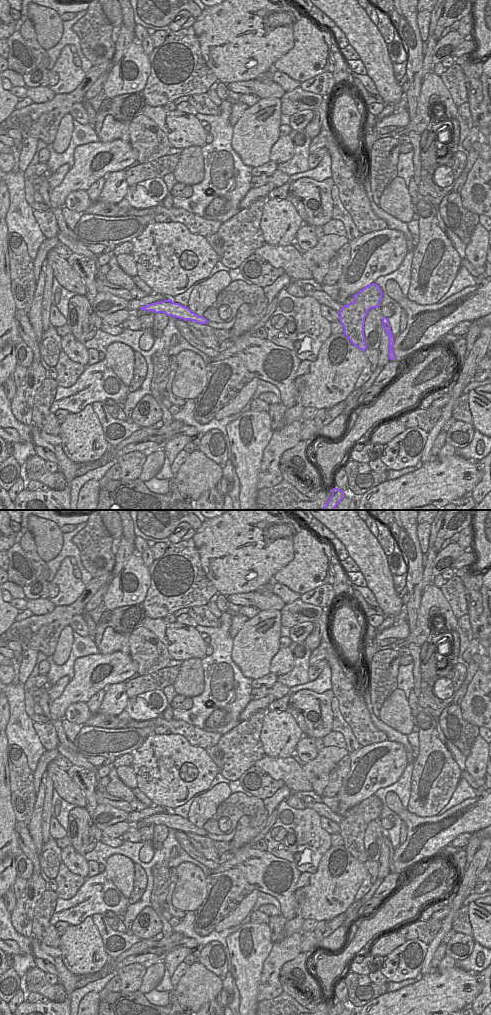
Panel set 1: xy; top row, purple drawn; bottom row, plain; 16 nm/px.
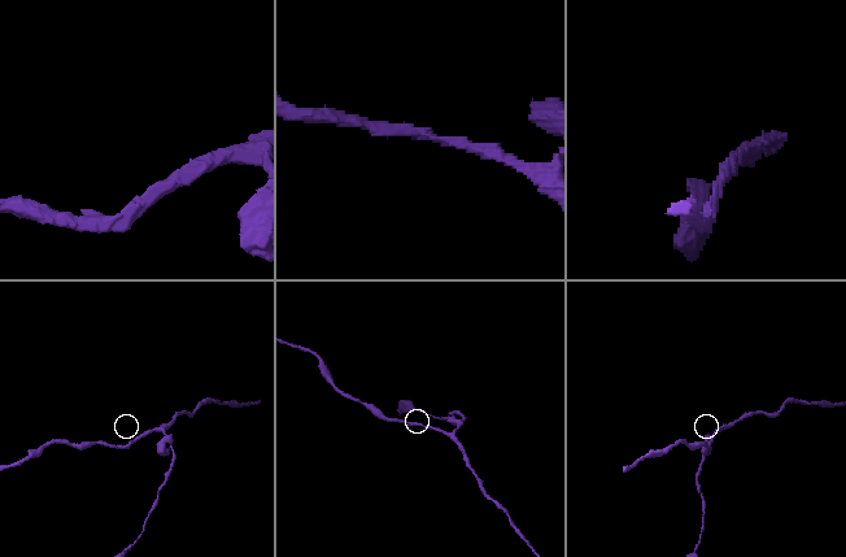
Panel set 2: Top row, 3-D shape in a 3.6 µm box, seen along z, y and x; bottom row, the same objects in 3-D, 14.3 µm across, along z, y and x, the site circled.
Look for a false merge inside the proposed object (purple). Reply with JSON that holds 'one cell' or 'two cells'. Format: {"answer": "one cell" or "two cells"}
{"answer": "two cells"}

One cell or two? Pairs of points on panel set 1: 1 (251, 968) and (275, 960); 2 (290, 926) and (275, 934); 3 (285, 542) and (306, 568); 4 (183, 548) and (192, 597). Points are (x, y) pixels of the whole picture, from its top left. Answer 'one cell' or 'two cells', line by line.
1: two cells
2: two cells
3: two cells
4: one cell

